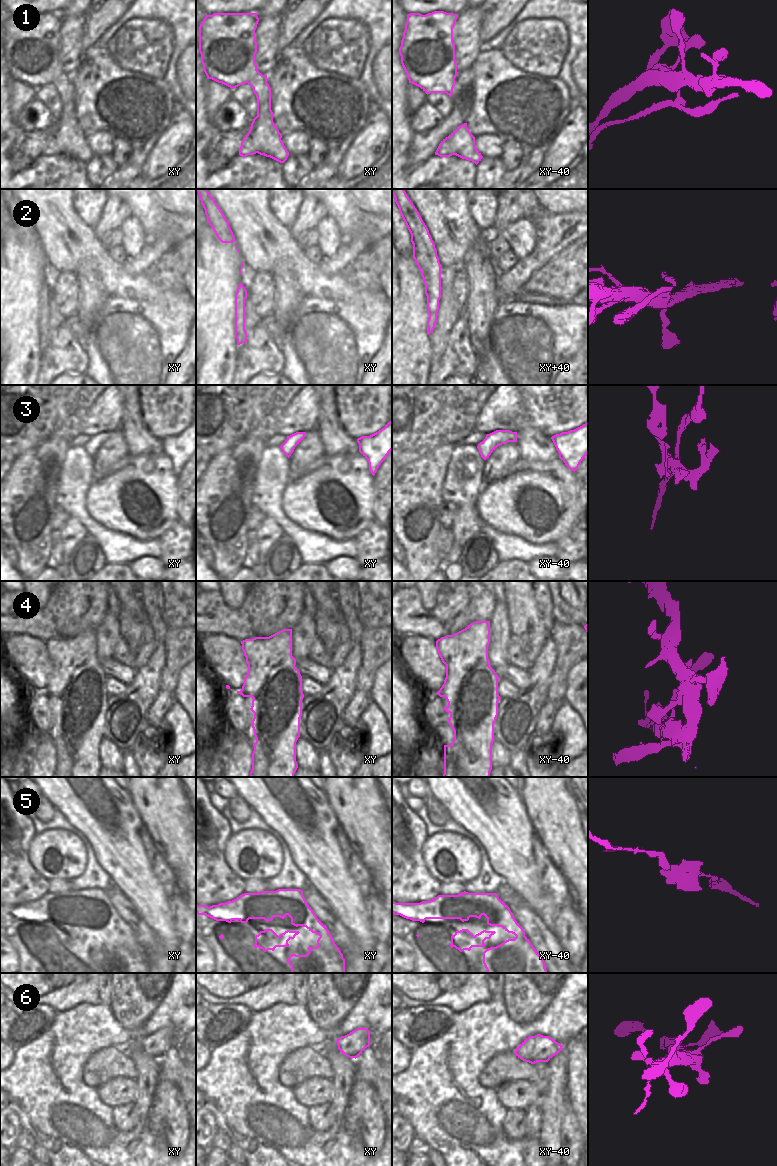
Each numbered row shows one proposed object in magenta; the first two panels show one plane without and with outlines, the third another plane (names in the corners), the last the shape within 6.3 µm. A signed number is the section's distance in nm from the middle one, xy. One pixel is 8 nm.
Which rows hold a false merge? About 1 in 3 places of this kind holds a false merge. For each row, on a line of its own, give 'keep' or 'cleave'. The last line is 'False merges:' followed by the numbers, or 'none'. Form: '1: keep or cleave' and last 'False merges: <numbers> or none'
1: cleave
2: keep
3: cleave
4: cleave
5: keep
6: keep
False merges: 1, 3, 4

